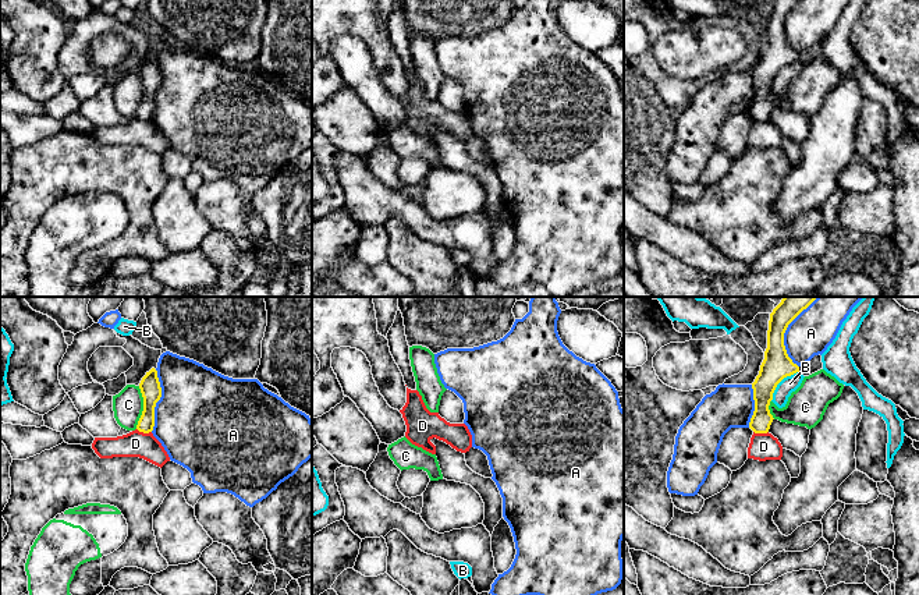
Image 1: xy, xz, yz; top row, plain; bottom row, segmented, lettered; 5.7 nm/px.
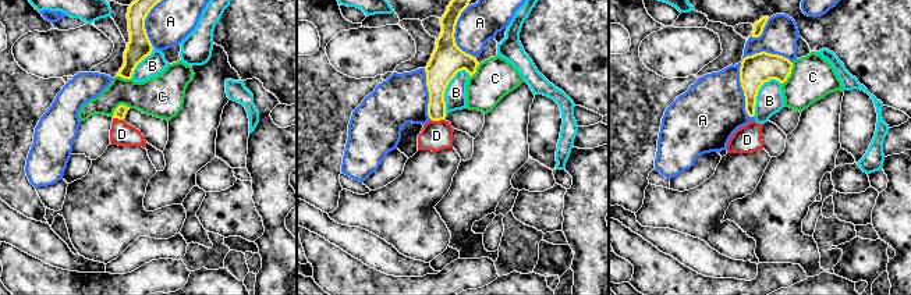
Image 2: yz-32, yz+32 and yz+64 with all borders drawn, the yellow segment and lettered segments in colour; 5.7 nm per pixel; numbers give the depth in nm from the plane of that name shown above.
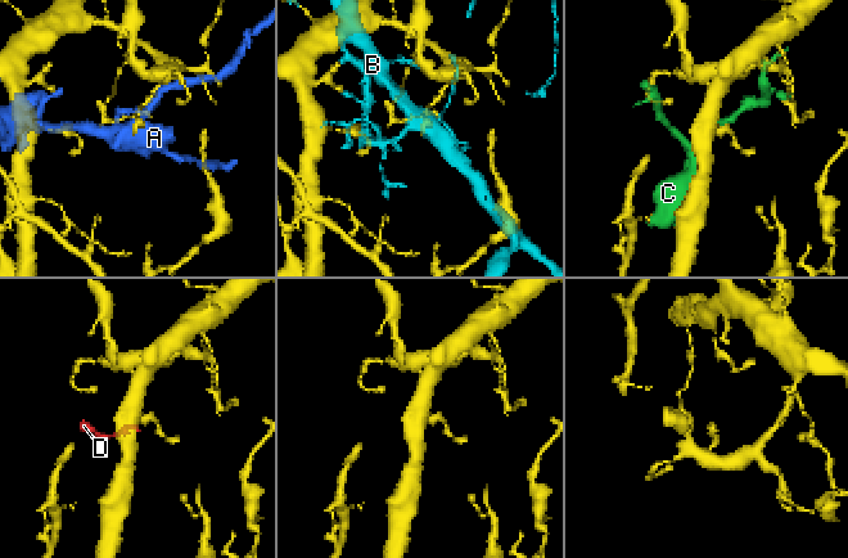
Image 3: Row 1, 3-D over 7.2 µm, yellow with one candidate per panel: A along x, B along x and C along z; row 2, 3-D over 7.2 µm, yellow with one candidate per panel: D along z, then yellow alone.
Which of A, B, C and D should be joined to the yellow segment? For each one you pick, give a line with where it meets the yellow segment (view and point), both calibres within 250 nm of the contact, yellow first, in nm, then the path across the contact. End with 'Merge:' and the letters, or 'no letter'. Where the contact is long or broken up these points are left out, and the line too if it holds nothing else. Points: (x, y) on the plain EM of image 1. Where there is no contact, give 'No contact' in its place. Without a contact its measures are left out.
Merge: no letter

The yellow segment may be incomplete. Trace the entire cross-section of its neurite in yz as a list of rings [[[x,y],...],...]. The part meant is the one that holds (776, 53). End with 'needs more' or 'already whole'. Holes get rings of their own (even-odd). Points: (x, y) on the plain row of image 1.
[[[771,0],[767,18],[767,36],[759,63],[752,71],[755,99],[749,116],[755,121],[767,121],[773,110],[769,93],[777,72],[787,64],[799,60],[799,54],[788,45],[784,21],[801,0]]]; already whole

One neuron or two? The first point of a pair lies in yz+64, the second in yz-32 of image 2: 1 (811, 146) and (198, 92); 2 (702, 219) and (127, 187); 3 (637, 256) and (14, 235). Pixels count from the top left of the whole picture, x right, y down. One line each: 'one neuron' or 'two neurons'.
1: one neuron
2: one neuron
3: two neurons

